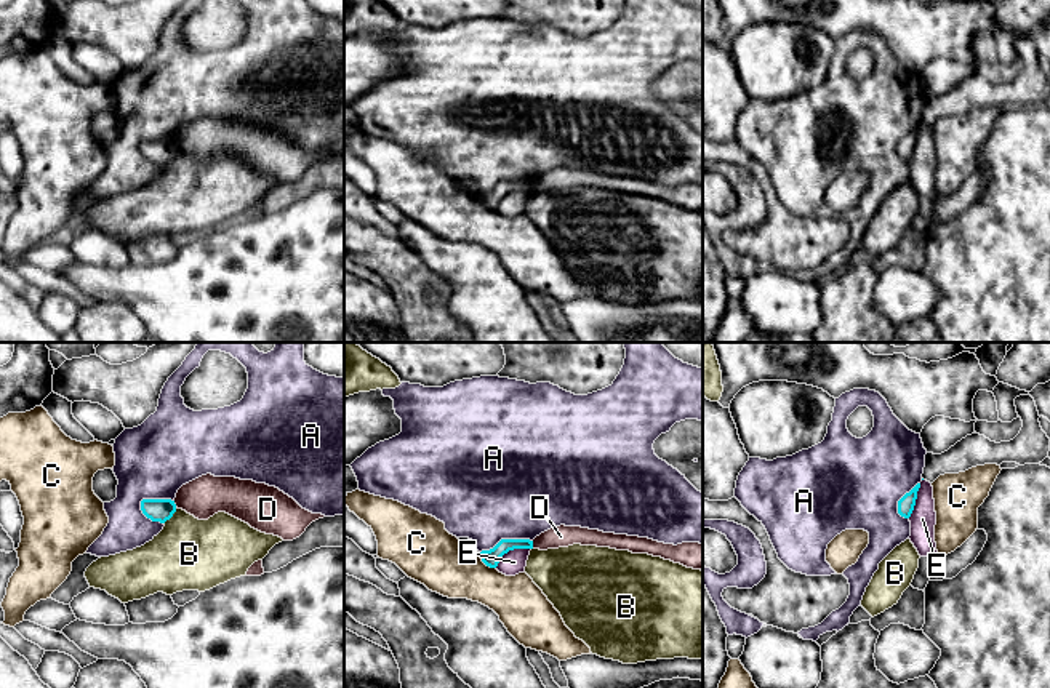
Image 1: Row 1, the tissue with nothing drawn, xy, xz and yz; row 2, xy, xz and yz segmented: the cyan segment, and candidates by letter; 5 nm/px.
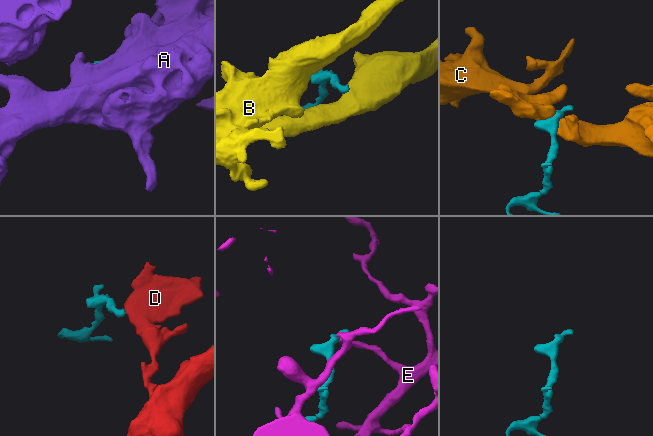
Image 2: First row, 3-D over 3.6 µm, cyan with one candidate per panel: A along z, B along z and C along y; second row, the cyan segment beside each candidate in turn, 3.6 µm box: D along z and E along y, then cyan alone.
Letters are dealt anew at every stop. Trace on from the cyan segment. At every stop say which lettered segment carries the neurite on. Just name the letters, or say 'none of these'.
none of these

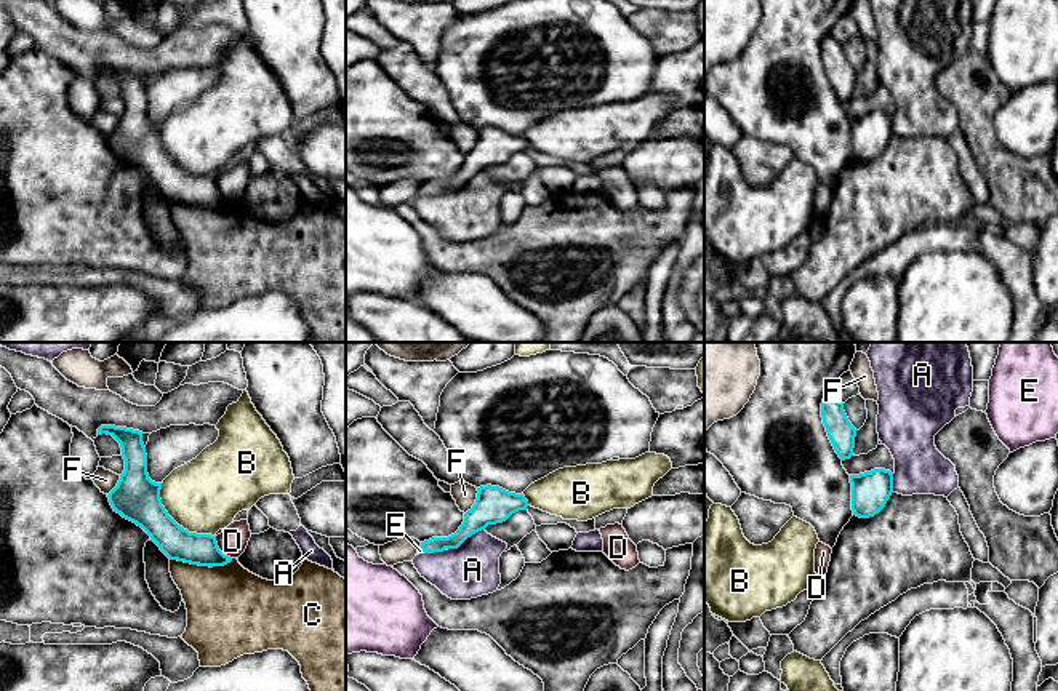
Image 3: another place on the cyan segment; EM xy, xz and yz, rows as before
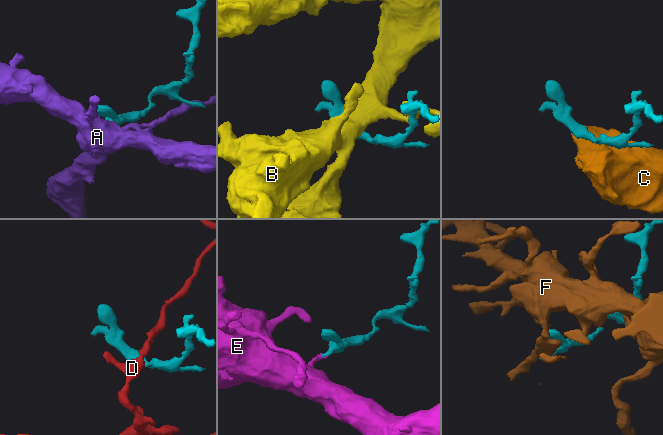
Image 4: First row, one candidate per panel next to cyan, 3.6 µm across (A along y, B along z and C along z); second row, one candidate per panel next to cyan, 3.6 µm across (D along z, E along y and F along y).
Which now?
E

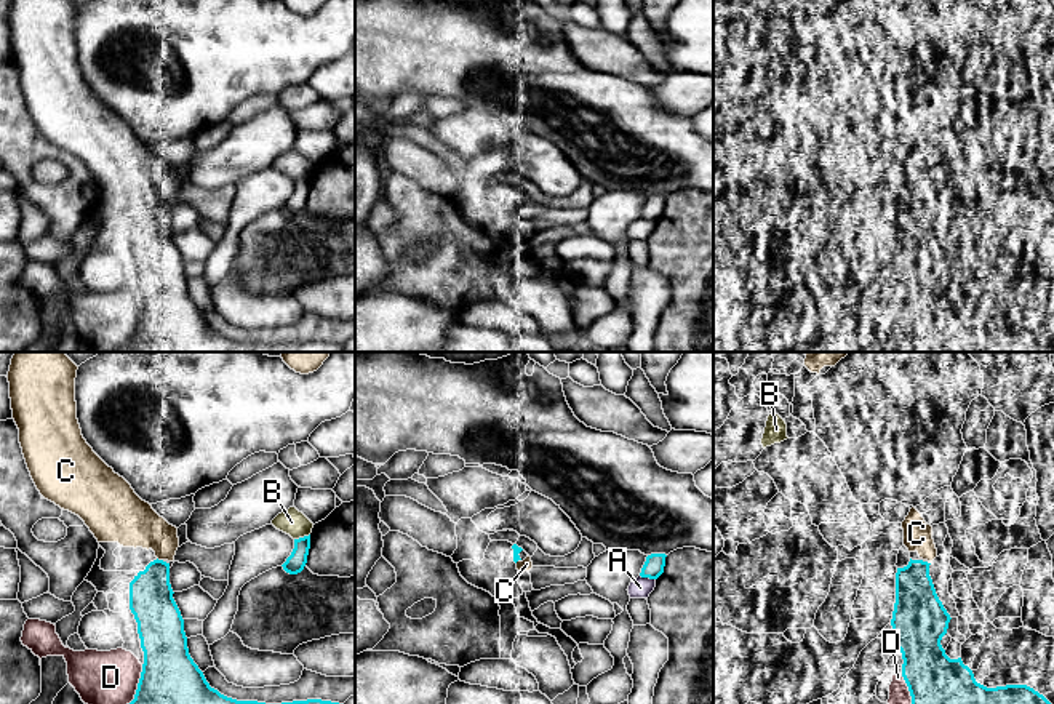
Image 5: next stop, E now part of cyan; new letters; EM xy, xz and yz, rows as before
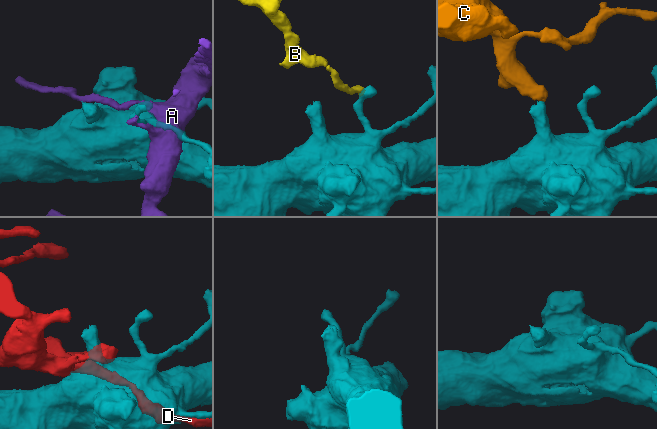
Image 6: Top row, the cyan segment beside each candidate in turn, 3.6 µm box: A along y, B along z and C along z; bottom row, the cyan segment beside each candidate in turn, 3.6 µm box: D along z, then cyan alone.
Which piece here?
C

